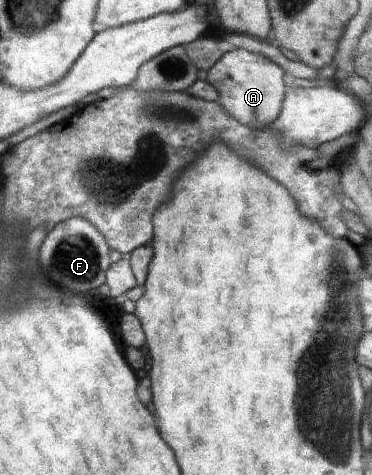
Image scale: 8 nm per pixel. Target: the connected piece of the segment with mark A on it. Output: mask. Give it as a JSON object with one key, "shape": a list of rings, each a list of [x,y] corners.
{"shape":[[[226,48],[225,55],[208,73],[208,80],[221,92],[219,102],[235,119],[252,130],[263,130],[275,123],[286,97],[285,71],[260,53],[244,48]]]}

